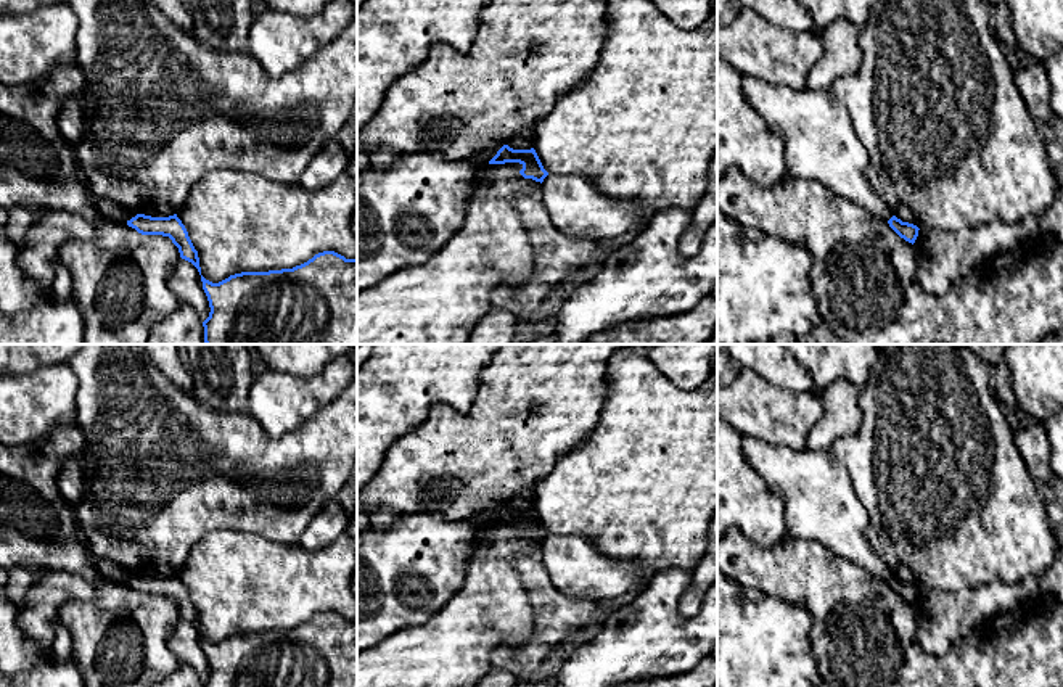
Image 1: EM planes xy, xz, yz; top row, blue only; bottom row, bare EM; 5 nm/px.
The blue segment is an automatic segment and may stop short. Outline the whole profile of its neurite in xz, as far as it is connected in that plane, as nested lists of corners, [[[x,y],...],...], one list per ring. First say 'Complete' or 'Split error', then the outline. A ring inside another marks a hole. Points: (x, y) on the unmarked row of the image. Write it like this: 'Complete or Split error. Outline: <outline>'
Complete. Outline: [[[503,505],[497,515],[489,521],[489,525],[505,525],[505,523],[519,523],[523,529],[519,534],[524,539],[532,539],[536,542],[544,542],[548,533],[544,529],[534,508],[531,510],[513,510],[508,505]]]

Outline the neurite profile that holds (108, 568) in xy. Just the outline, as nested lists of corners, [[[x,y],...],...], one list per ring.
[[[108,558],[95,560],[95,565],[98,571],[111,581],[127,582],[137,576],[137,573]]]

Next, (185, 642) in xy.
[[[180,619],[169,636],[167,645],[182,664],[196,671],[203,682],[209,677],[211,668],[203,650],[201,636],[191,623]]]

